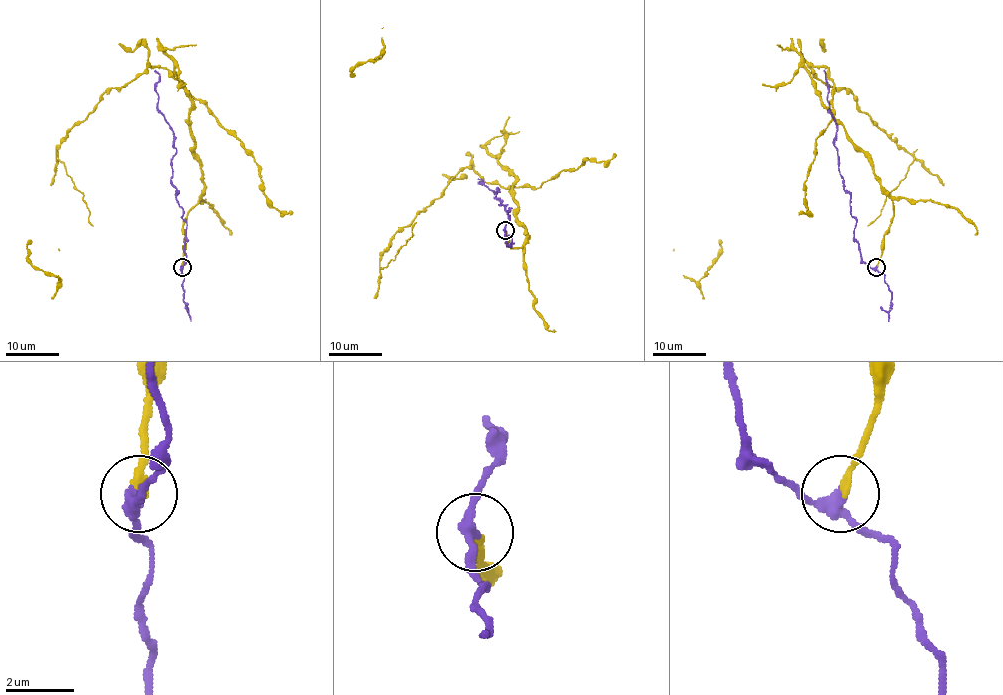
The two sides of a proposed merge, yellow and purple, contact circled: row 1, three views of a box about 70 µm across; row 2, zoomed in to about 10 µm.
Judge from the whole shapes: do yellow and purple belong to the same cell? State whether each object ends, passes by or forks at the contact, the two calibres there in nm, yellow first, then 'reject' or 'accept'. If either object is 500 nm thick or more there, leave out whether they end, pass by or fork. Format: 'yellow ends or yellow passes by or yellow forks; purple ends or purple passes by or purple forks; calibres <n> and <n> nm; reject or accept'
yellow ends; purple passes by; calibres 240 and 280 nm; reject

